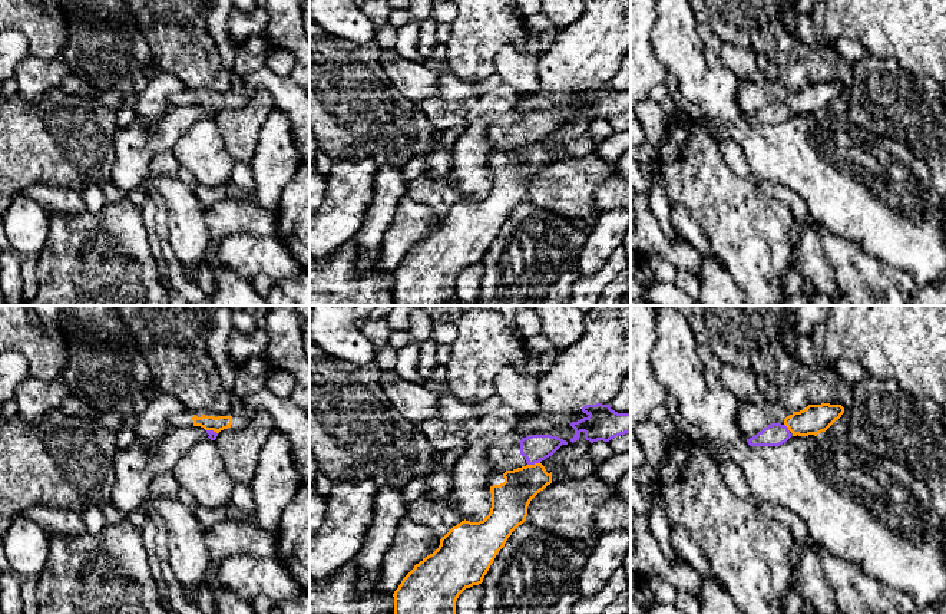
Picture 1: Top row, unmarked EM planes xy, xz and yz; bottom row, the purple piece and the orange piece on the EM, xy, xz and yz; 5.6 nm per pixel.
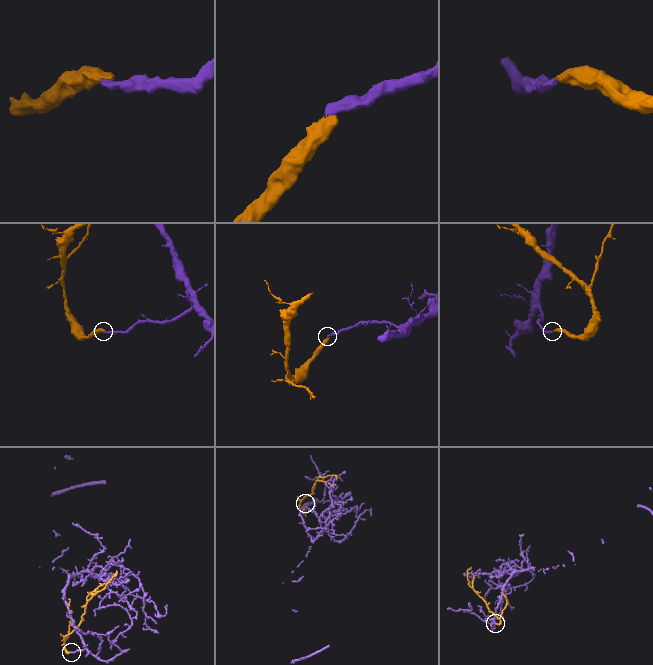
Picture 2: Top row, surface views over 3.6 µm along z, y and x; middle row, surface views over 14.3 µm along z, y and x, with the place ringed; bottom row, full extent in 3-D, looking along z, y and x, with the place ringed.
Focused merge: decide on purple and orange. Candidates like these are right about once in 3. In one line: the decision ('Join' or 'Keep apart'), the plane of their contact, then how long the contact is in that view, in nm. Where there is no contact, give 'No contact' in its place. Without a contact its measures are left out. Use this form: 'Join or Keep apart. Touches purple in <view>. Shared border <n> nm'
Keep apart. Touches purple in xz. Shared border 80 nm

